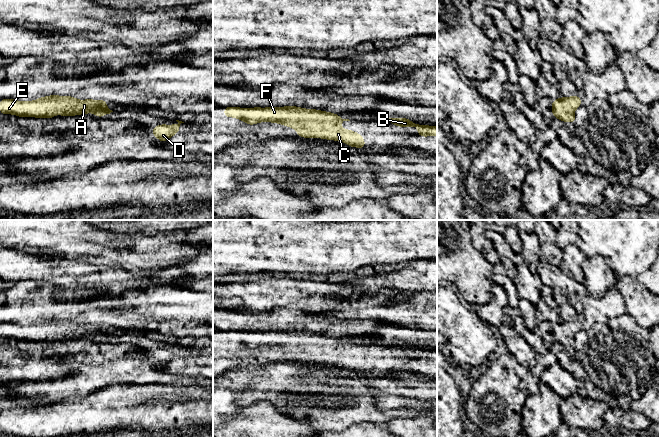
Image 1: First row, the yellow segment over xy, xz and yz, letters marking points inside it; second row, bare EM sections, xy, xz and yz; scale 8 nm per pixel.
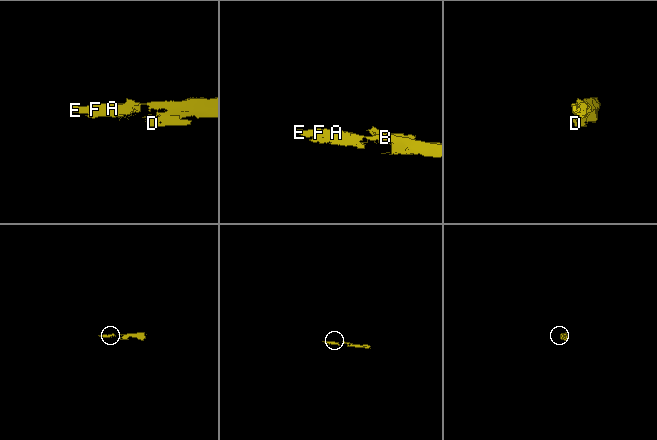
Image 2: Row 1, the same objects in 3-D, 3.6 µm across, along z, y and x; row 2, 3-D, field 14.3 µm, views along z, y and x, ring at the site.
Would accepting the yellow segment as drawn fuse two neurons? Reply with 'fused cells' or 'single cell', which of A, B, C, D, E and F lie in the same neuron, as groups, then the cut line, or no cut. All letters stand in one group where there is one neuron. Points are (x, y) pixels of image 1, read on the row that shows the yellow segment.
single cell; A B C D E F; no cut

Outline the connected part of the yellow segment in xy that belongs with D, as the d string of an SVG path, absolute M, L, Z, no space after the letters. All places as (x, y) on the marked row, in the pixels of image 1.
M176 120L178 124L173 124L173 125L165 125L161 124L158 126L155 126L152 131L153 131L153 136L158 138L161 142L167 141L170 137L173 135L177 134L180 129L180 124L184 123L182 121Z

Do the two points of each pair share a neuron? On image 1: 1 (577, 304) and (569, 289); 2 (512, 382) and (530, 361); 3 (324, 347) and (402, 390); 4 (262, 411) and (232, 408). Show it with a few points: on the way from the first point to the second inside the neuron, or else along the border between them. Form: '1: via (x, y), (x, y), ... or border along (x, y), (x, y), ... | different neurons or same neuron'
1: via (576, 300), (572, 293) | same neuron
2: border along (509, 352), (517, 360) | different neurons
3: border along (375, 374), (389, 377) | different neurons
4: border along (242, 408), (223, 425) | different neurons

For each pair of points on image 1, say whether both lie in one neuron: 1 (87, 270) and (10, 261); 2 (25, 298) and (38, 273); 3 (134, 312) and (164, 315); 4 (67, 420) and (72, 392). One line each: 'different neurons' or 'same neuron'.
1: same neuron
2: different neurons
3: same neuron
4: different neurons

